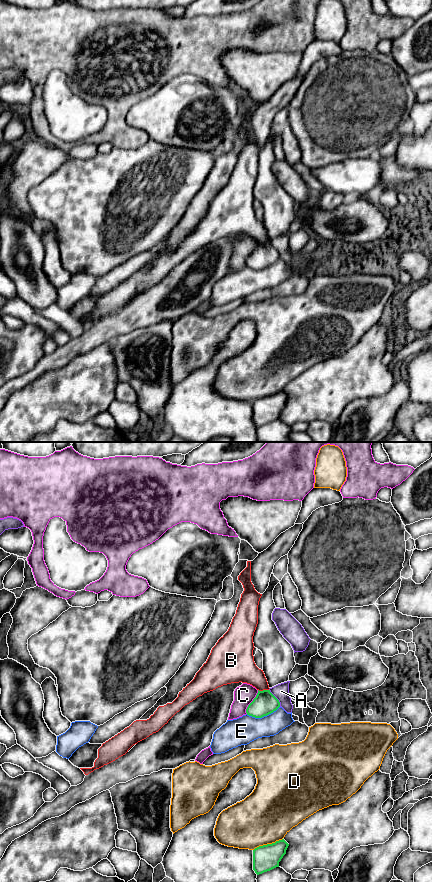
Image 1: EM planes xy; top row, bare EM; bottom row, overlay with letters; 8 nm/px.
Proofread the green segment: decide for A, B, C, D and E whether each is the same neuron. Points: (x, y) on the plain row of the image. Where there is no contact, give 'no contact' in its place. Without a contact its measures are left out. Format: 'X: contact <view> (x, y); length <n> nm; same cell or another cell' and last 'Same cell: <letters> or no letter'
A: contact xy (276, 250); length 170 nm; another cell
B: contact xy (263, 242); length 90 nm; another cell
C: contact xy (251, 254); length 220 nm; another cell
D: contact xy (267, 396); length 260 nm; another cell
E: contact xy (262, 268); length 280 nm; another cell
Same cell: no letter

